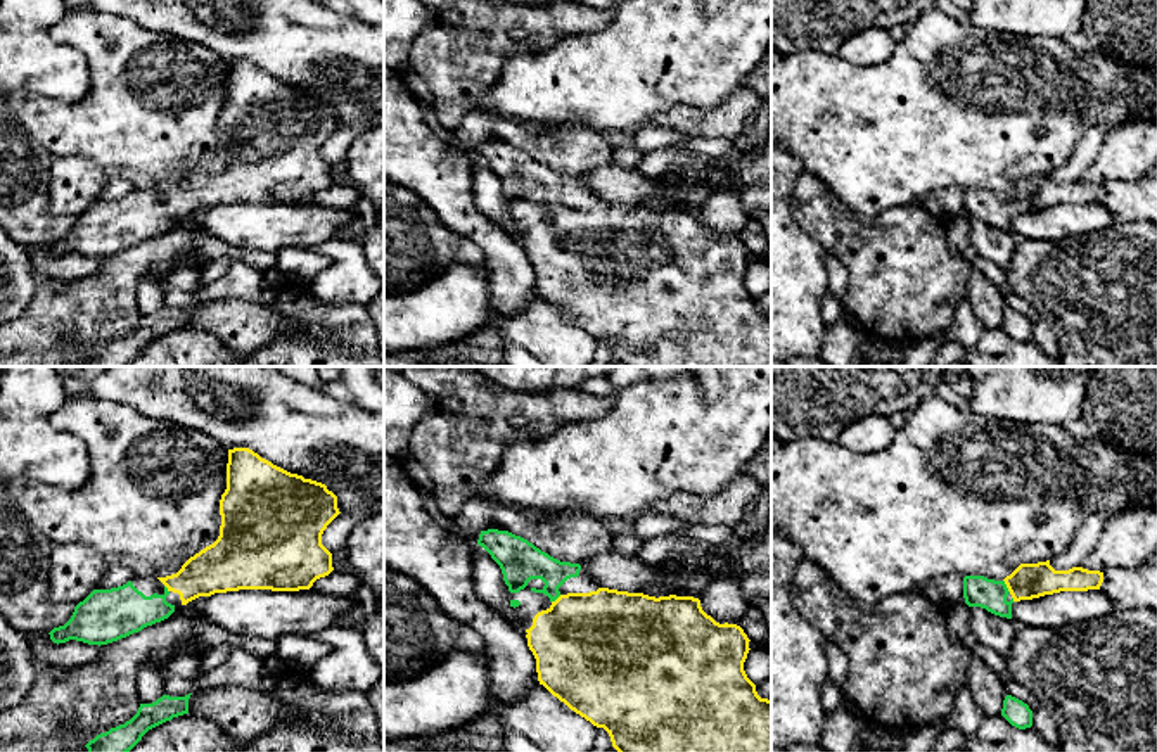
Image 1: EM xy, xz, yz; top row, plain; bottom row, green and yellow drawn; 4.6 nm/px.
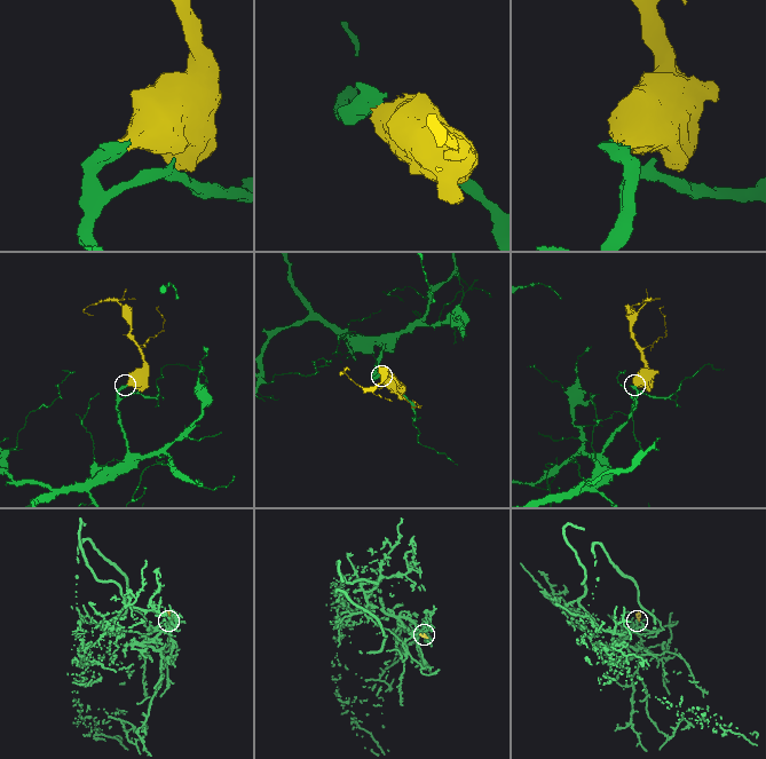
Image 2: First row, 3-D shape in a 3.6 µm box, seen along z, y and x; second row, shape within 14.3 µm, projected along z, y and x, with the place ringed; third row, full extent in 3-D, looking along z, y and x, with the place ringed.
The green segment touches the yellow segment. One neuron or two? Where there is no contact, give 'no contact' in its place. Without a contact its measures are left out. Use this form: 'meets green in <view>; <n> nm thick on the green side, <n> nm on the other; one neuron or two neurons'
meets green in yz; 140 nm thick on the green side, 170 nm on the other; one neuron

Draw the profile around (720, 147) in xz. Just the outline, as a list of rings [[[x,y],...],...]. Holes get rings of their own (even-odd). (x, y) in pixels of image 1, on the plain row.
[[[687,137],[683,142],[676,143],[676,147],[704,154],[711,159],[726,159],[737,150],[735,142],[725,137],[716,138]]]

